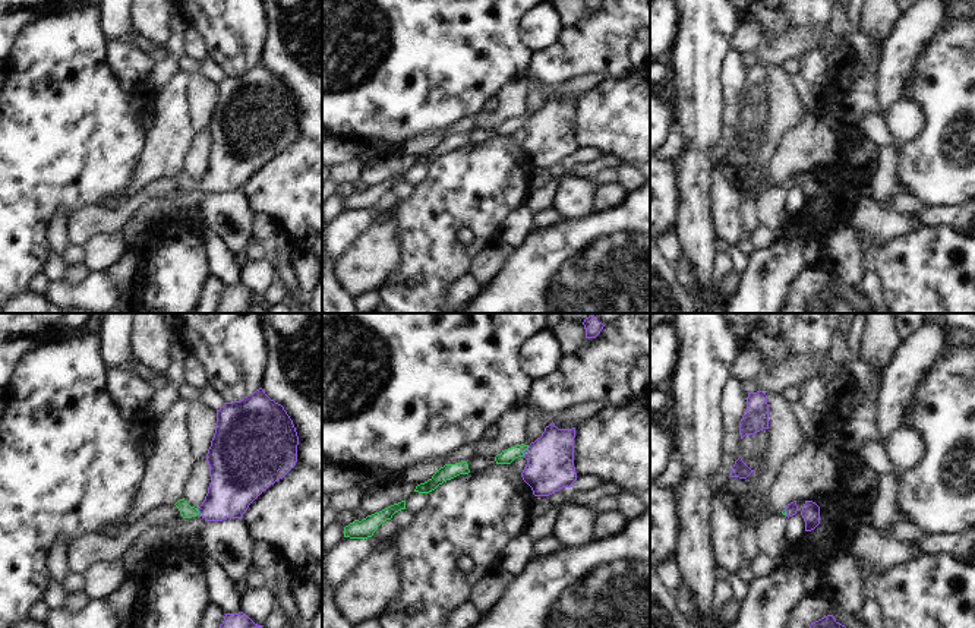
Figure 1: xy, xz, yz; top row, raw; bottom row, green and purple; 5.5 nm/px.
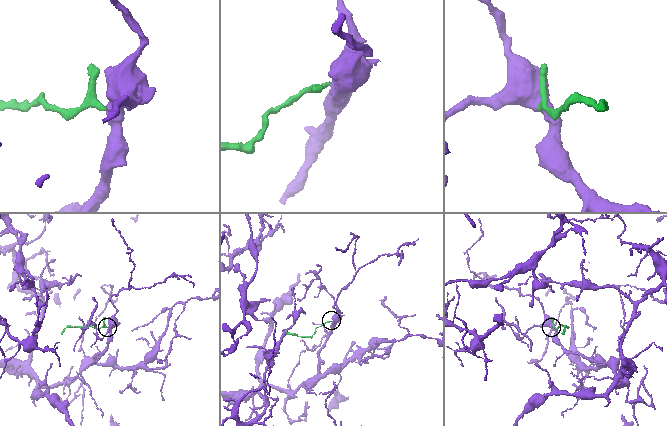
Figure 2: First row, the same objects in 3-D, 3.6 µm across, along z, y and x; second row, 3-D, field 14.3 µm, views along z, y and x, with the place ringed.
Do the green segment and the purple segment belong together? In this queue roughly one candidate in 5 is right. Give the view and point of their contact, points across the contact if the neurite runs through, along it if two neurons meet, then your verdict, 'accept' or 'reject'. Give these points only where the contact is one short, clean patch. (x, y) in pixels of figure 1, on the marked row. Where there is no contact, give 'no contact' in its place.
meets green in xz at (524, 450); runs through xz (508, 455), (524, 450), (535, 453), (549, 467); accept

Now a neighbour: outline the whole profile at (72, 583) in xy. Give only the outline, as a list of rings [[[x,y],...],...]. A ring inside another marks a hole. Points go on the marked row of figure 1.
[[[69,572],[67,577],[63,580],[61,587],[67,594],[82,590],[83,588],[82,574]]]

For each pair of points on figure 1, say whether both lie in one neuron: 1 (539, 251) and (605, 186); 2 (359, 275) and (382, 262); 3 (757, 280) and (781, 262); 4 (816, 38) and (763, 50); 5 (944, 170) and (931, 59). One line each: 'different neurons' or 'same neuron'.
1: different neurons
2: same neuron
3: same neuron
4: same neuron
5: same neuron

